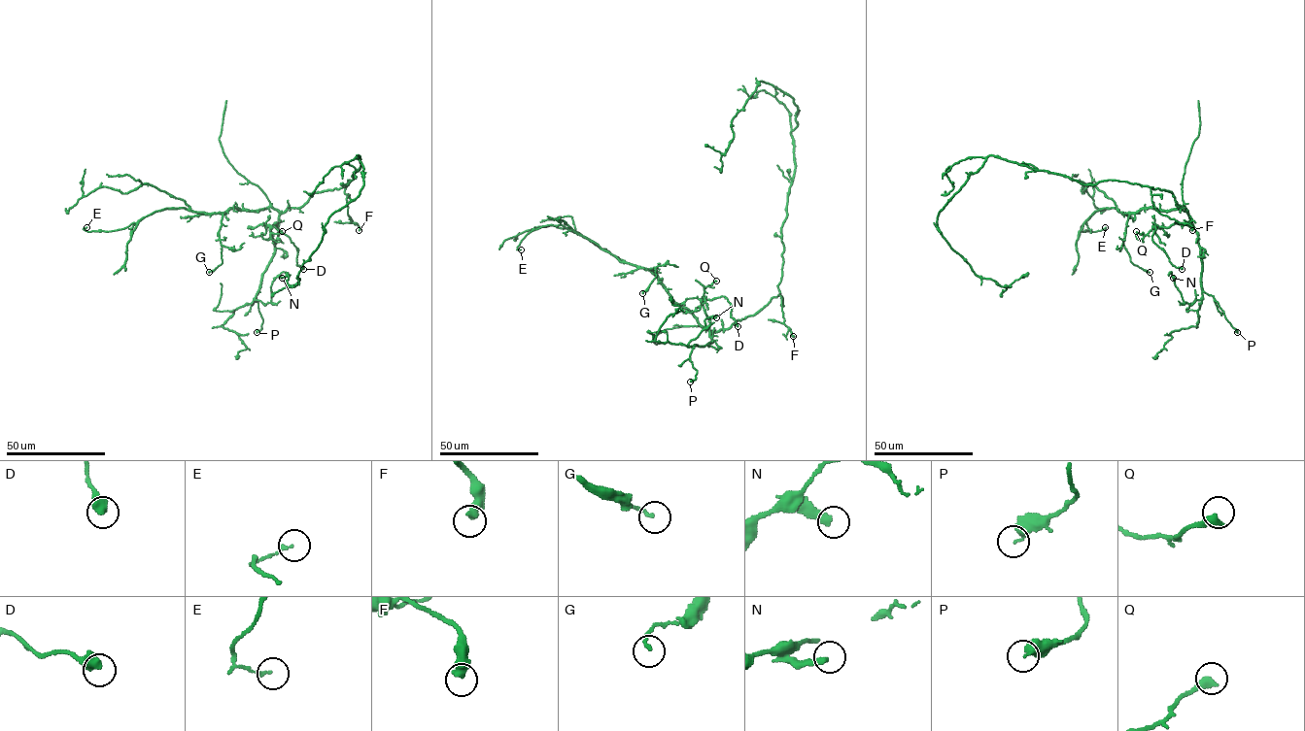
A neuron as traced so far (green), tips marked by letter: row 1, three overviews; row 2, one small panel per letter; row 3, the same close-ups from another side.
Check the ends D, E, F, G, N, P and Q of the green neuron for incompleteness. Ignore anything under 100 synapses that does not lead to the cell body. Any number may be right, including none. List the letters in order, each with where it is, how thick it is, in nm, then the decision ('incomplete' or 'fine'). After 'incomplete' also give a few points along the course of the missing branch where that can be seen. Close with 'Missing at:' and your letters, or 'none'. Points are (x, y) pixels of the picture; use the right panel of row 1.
D: (1182, 269) | 550 nm | fine
E: (1105, 227) | 110 nm | fine
F: (1192, 230) | 440 nm | fine
G: (1150, 272) | 140 nm | fine
N: (1173, 278) | 340 nm | fine
P: (1237, 332) | 240 nm | fine
Q: (1136, 231) | 400 nm | fine
Missing at: none

